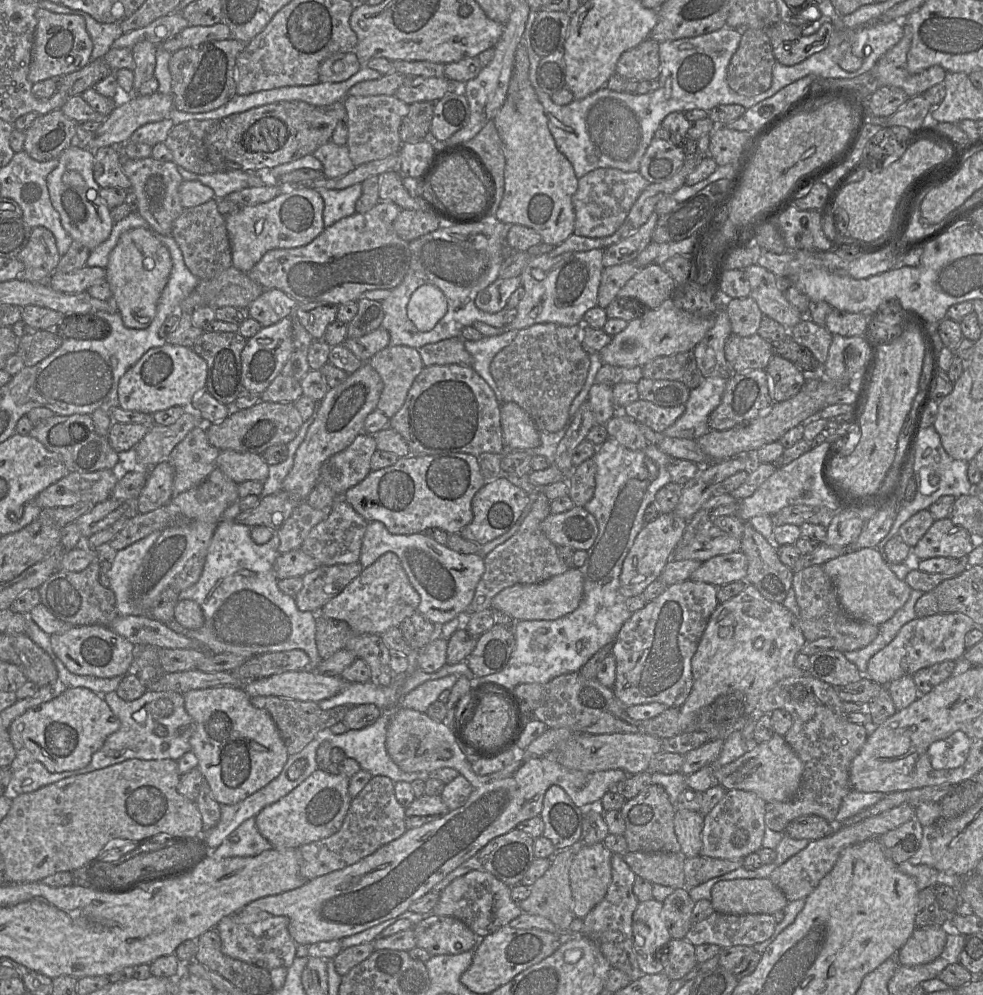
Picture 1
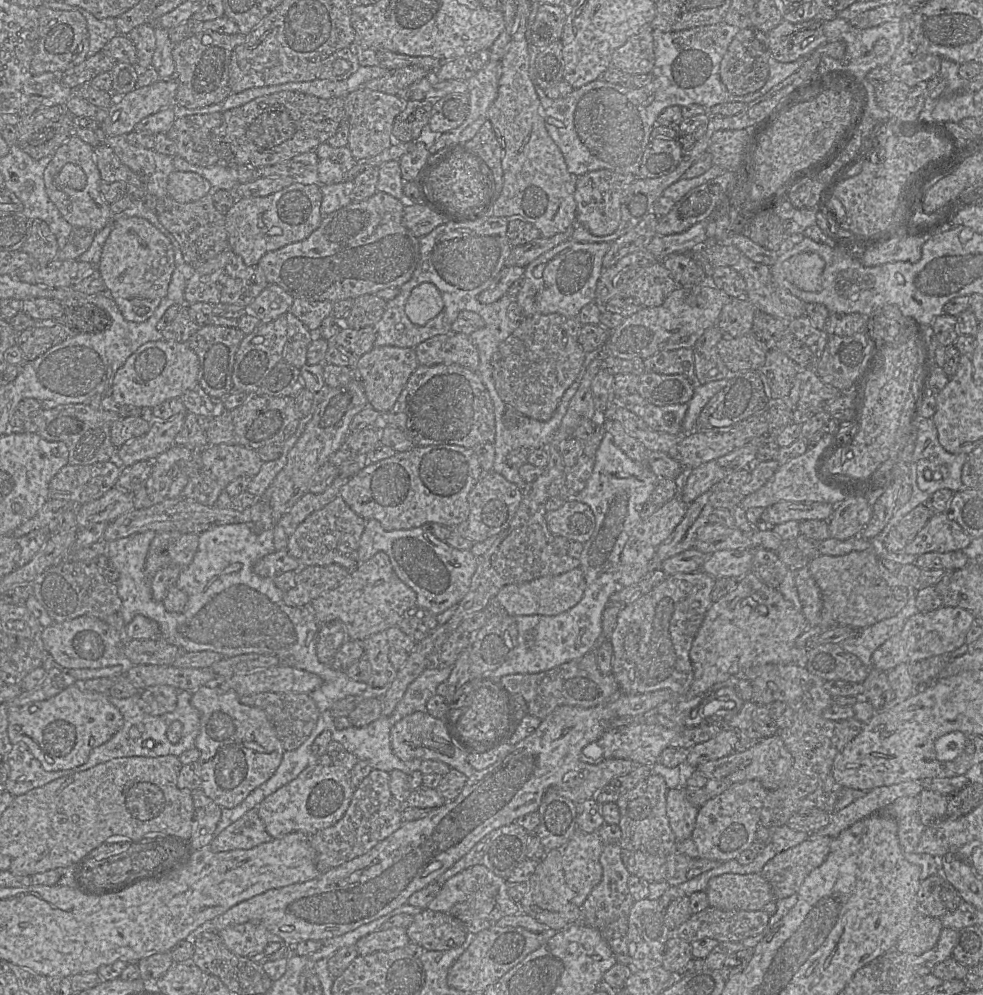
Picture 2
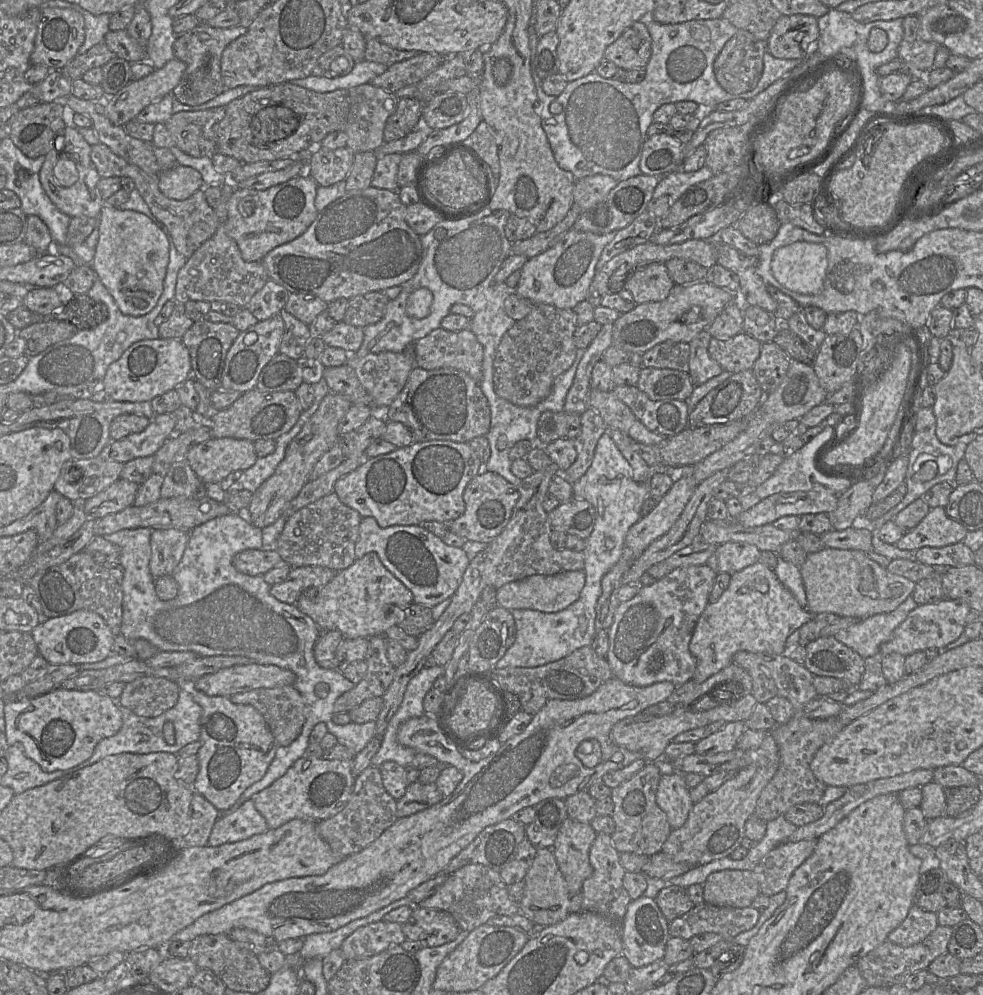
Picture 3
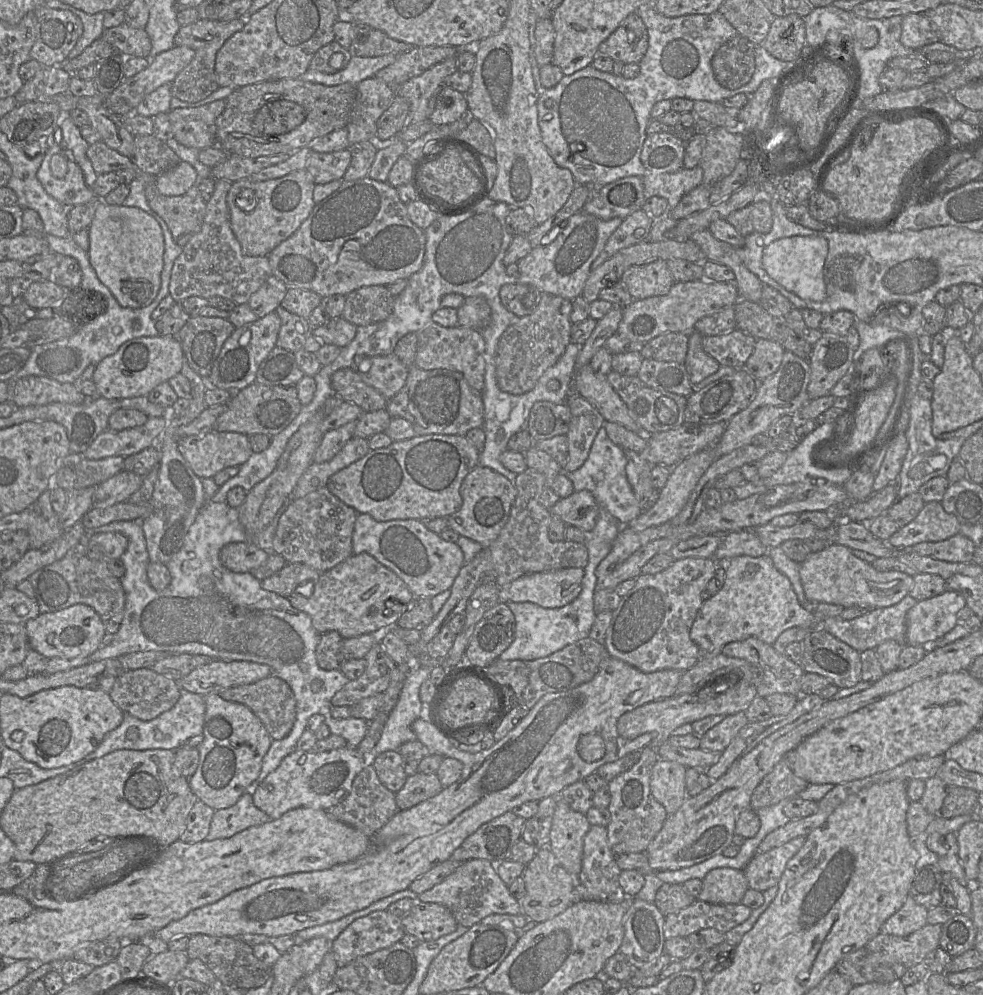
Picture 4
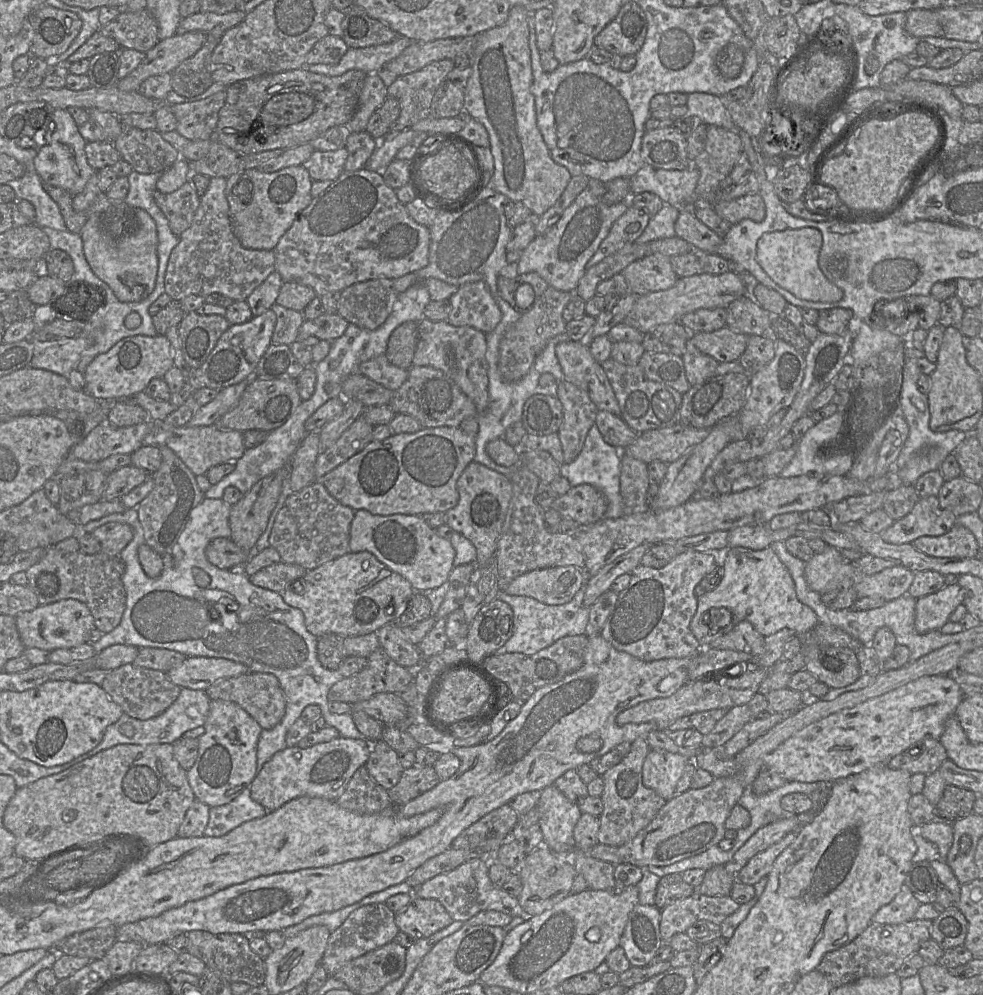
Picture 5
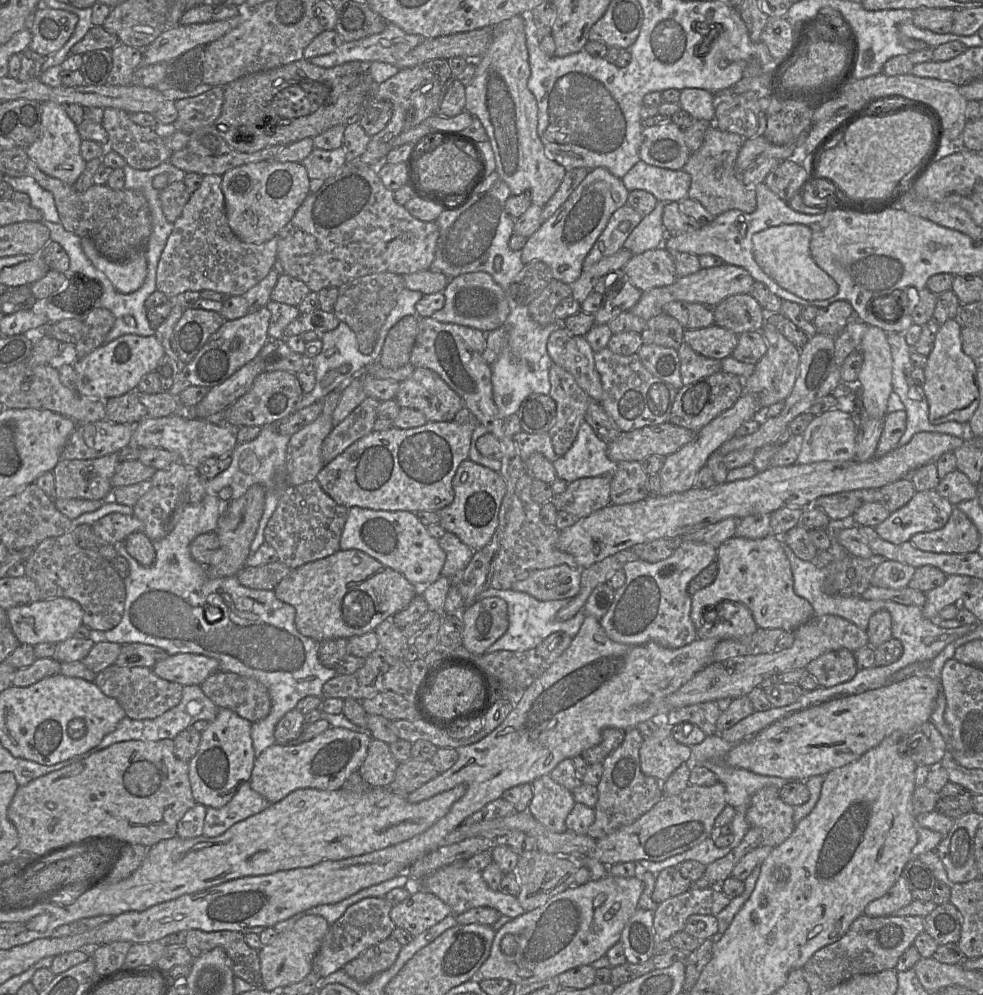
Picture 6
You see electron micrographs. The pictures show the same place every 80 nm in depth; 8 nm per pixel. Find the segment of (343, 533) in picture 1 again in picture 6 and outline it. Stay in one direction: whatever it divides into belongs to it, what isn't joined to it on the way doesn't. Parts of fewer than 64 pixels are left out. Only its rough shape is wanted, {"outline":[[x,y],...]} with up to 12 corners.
{"outline":[[287,486],[264,539],[290,569],[340,550],[349,508]]}

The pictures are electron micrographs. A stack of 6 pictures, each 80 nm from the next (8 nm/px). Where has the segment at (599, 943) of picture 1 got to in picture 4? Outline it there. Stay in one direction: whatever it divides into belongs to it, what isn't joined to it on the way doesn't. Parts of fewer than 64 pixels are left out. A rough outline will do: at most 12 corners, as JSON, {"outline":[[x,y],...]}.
{"outline":[[607,829],[584,837],[579,881],[585,900],[622,903],[621,869]]}

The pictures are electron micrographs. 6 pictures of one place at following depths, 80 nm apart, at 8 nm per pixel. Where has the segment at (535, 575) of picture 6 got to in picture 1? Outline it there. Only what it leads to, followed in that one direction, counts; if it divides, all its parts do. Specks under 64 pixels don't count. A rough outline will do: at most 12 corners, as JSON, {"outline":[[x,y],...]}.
{"outline":[[579,568],[493,599],[521,620],[556,620],[580,604]]}

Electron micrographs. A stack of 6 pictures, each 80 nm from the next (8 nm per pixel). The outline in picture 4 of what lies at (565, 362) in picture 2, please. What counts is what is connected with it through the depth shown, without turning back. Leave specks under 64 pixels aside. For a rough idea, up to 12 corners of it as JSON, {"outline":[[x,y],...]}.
{"outline":[[542,293],[495,351],[498,387],[532,390],[570,341],[572,301]]}

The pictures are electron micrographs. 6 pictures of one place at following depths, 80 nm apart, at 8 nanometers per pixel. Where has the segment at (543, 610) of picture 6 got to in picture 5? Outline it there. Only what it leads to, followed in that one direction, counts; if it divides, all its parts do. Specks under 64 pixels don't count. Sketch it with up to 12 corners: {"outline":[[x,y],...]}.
{"outline":[[585,585],[547,605],[498,591],[513,611],[513,633],[492,655],[534,654],[586,634]]}

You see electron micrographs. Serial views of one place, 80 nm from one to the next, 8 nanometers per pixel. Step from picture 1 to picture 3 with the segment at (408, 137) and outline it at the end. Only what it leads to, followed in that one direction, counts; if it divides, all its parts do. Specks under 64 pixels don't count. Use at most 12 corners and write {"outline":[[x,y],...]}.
{"outline":[[401,98],[387,119],[389,142],[422,125],[424,104]]}

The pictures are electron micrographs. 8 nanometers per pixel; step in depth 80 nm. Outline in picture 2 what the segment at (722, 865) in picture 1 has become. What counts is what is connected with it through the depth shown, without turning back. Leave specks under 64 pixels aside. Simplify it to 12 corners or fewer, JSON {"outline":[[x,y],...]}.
{"outline":[[666,856],[666,878],[679,886],[722,862]]}

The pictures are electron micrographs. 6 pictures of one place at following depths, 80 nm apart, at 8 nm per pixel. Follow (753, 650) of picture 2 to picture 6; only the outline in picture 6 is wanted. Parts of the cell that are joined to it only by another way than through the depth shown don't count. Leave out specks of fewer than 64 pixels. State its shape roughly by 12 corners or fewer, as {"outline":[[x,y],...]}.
{"outline":[[734,536],[717,548],[714,582],[692,595],[708,608],[744,604],[758,628],[793,632],[815,616],[794,591],[781,537]]}

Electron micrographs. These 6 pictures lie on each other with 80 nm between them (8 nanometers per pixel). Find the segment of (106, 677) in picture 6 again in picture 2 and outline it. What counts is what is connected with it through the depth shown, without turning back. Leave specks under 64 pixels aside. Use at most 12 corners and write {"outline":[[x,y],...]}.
{"outline":[[155,685],[138,692],[149,715],[172,712],[177,690]]}

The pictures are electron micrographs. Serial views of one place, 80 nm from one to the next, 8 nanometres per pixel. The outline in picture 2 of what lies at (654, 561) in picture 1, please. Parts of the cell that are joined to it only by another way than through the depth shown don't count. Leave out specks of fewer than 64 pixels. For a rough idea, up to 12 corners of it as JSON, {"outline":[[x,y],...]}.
{"outline":[[678,495],[641,519],[620,556],[620,585],[637,586],[682,521]]}

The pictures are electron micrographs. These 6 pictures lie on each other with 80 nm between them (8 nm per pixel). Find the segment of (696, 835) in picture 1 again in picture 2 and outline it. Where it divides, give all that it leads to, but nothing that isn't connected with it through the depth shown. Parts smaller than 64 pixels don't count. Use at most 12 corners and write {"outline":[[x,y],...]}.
{"outline":[[683,788],[668,789],[666,812],[677,841],[691,837],[698,809]]}

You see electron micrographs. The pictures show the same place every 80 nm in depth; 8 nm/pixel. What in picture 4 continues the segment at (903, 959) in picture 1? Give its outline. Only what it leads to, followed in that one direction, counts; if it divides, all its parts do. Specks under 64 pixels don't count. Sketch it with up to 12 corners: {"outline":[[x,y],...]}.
{"outline":[[909,894],[881,932],[908,936],[928,924],[928,909]]}

